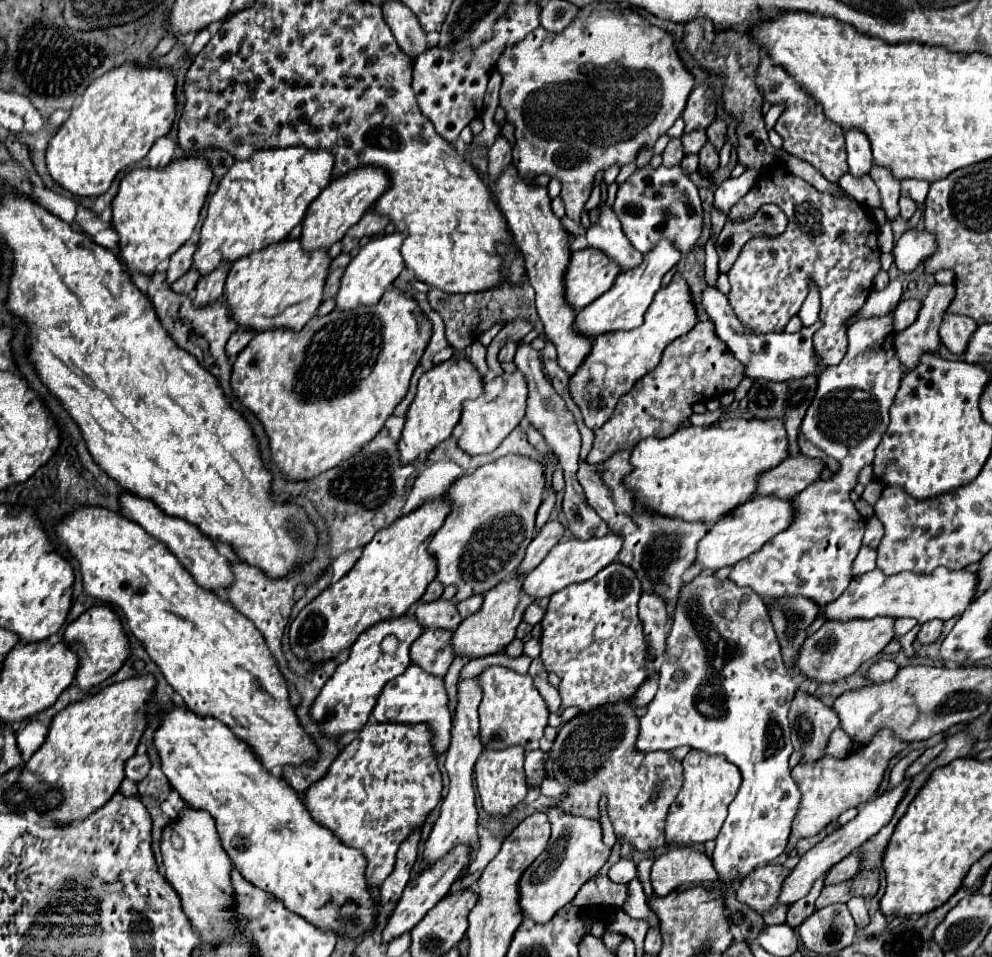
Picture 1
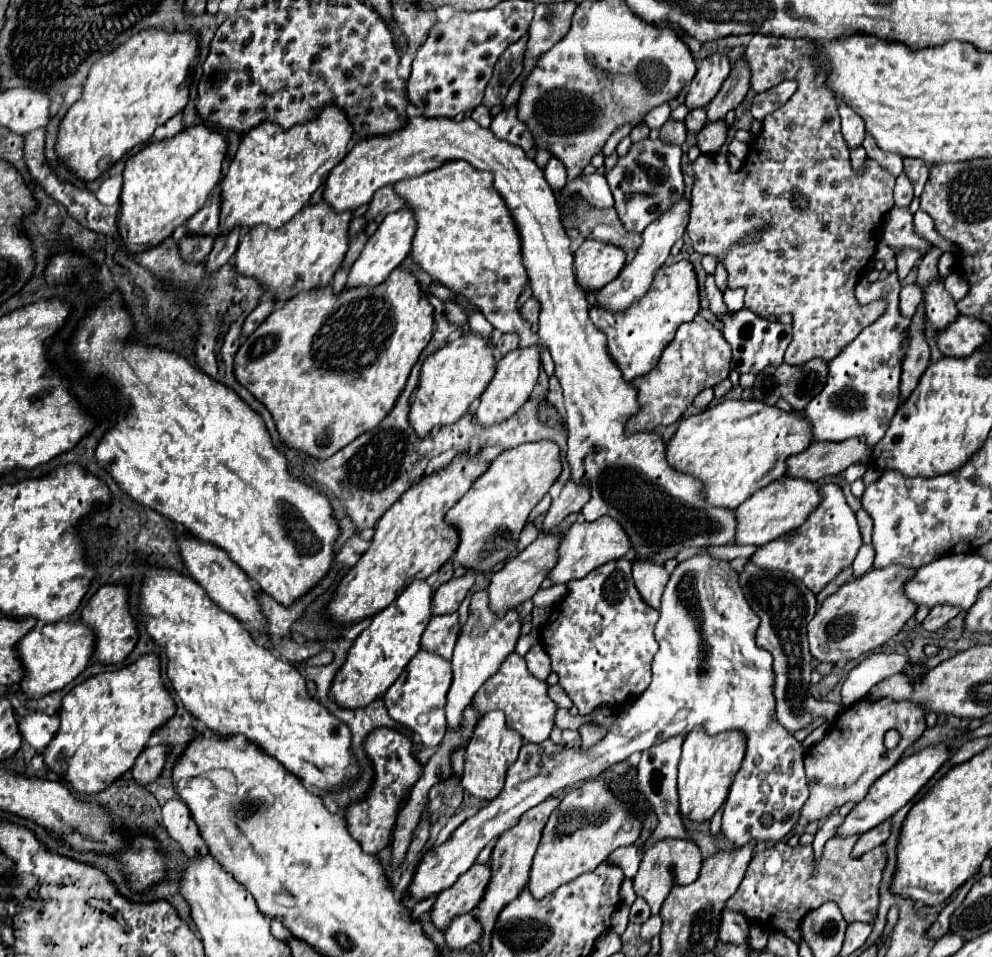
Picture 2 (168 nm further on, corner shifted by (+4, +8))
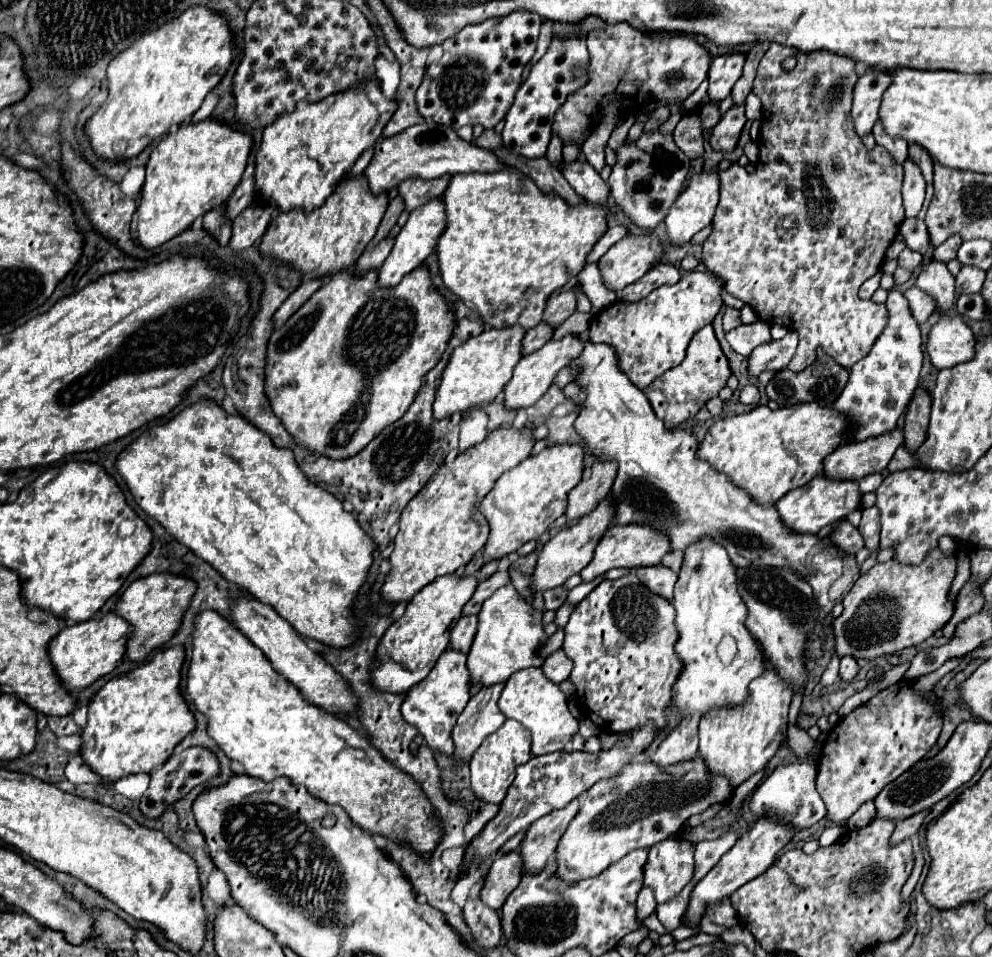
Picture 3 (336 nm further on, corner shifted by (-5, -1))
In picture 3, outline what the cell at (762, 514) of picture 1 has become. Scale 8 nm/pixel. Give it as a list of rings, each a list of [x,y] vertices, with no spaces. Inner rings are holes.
[[[818,476],[812,478],[806,486],[798,490],[790,490],[784,498],[776,502],[776,508],[788,528],[802,534],[814,534],[820,528],[846,518],[850,512],[860,510],[860,500],[862,500],[862,492],[856,480],[832,480],[826,476]]]

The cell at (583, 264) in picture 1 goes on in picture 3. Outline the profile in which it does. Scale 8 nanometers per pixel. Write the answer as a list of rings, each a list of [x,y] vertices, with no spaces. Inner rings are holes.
[[[624,236],[616,242],[598,262],[604,284],[610,290],[622,290],[628,284],[640,280],[648,268],[662,260],[664,252],[660,238],[648,236]]]

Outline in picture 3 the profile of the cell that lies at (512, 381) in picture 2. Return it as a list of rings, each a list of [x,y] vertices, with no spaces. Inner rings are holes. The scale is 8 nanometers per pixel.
[[[568,334],[562,340],[550,340],[546,342],[538,352],[530,352],[530,356],[522,356],[520,362],[514,368],[512,380],[506,384],[504,388],[504,404],[512,410],[520,410],[520,408],[528,408],[532,404],[536,404],[540,400],[540,396],[552,386],[554,376],[570,364],[570,360],[574,360],[574,356],[580,356],[584,348],[582,338]]]

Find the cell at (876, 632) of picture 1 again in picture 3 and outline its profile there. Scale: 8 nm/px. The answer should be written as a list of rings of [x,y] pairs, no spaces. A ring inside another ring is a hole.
[[[940,548],[928,552],[920,566],[898,564],[898,560],[874,564],[844,596],[844,612],[832,622],[836,652],[840,656],[854,656],[856,660],[872,660],[916,646],[934,636],[934,632],[944,628],[954,614],[954,600],[950,600],[954,576],[956,556],[946,556]]]

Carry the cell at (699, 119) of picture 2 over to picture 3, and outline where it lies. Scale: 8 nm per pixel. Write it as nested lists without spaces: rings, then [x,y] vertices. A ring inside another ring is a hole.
[[[712,100],[712,102],[708,102],[706,106],[702,106],[700,108],[700,116],[702,116],[702,126],[704,128],[714,128],[716,124],[718,124],[718,120],[720,120],[720,110],[718,110],[718,102],[716,100]]]

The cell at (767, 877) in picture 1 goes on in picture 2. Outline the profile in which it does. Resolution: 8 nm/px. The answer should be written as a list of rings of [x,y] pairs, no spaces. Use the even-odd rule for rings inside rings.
[[[859,837],[829,839],[825,843],[823,859],[815,865],[813,847],[791,847],[788,843],[777,843],[763,853],[755,855],[747,867],[747,873],[737,889],[737,893],[727,901],[727,907],[743,913],[747,919],[775,921],[775,929],[783,929],[793,941],[801,939],[799,921],[805,911],[817,909],[825,901],[839,903],[839,909],[847,923],[865,921],[871,923],[879,907],[879,881],[885,869],[885,849],[875,847],[859,859],[851,859],[851,849]],[[871,899],[871,901],[869,901]],[[871,903],[871,913],[869,913]]]

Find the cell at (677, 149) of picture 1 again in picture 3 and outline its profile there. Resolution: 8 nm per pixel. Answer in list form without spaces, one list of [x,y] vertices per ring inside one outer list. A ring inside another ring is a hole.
[[[686,112],[678,126],[674,128],[676,146],[690,158],[700,158],[704,152],[704,130],[702,120],[696,112]]]

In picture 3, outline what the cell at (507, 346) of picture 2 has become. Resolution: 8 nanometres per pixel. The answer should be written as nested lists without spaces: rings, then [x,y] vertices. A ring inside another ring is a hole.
[[[540,322],[538,326],[530,328],[530,330],[526,332],[524,340],[522,340],[522,346],[524,346],[522,352],[524,352],[524,354],[530,354],[530,352],[542,348],[542,346],[552,338],[554,330],[556,330],[556,328],[550,326],[550,324],[546,324],[546,322]]]

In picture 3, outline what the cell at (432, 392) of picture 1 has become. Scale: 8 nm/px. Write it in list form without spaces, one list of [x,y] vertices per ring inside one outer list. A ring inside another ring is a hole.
[[[518,324],[510,328],[488,328],[480,336],[472,336],[464,344],[460,344],[452,352],[450,362],[442,374],[442,382],[434,400],[434,418],[440,420],[456,412],[464,414],[466,410],[470,410],[470,406],[476,408],[494,402],[510,382],[516,362],[522,358],[524,334],[526,330]]]

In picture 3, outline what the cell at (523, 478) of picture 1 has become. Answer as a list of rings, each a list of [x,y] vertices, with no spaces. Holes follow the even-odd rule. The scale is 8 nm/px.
[[[580,444],[548,446],[502,474],[492,492],[482,500],[482,514],[490,522],[490,538],[484,558],[504,558],[528,540],[536,540],[548,526],[566,512],[568,492],[582,480],[584,450]]]

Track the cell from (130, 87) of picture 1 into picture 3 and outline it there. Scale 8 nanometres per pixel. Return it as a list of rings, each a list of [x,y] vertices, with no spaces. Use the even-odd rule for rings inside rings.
[[[206,6],[186,8],[170,24],[146,32],[108,66],[108,100],[86,124],[92,148],[108,160],[140,154],[152,140],[168,134],[172,122],[182,124],[200,108],[234,58],[236,44],[226,18]]]

